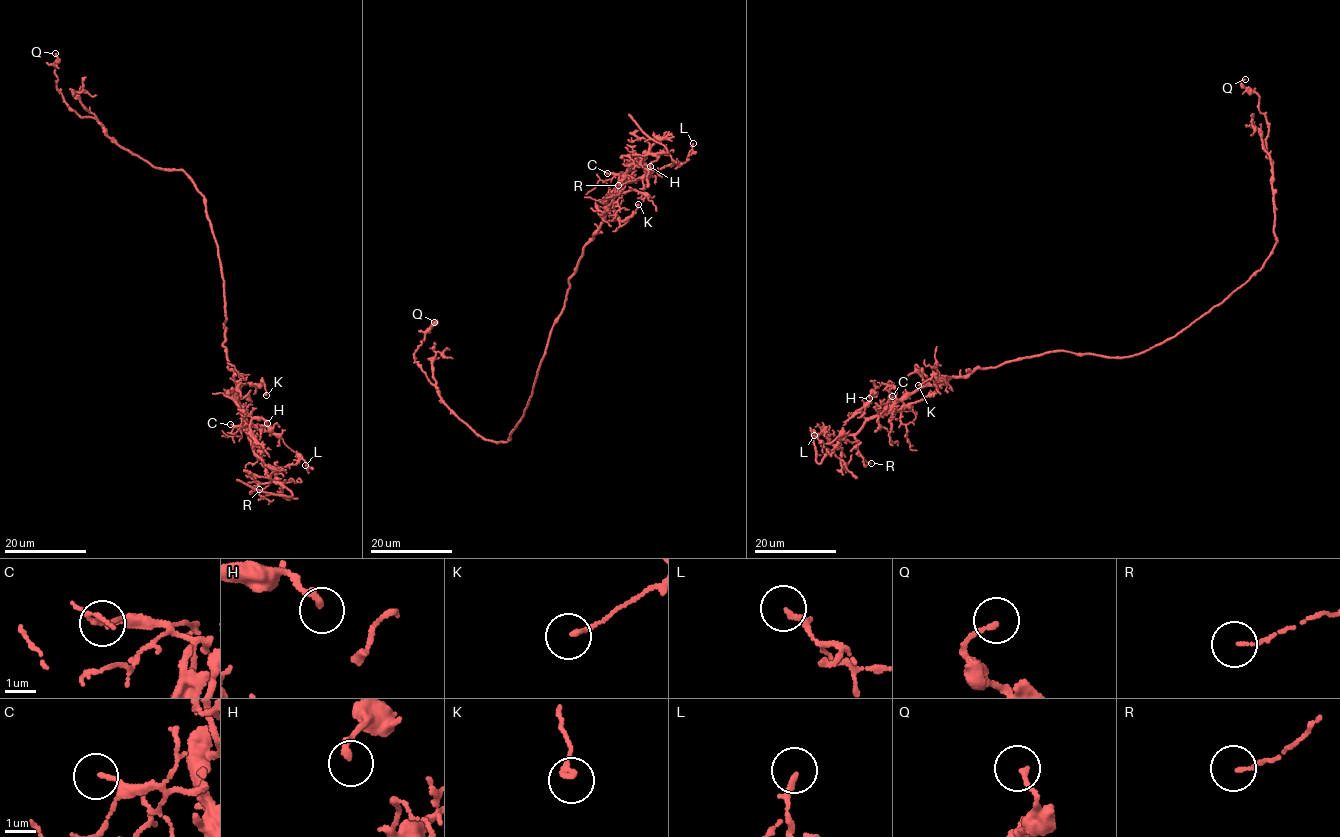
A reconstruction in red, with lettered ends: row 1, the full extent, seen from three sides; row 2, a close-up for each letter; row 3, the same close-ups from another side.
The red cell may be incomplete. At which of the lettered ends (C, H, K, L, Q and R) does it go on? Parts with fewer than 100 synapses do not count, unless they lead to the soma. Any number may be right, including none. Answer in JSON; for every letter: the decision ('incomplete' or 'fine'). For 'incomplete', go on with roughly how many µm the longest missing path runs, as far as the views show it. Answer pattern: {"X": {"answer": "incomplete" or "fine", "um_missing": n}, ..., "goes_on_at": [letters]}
{"C": {"answer": "fine"}, "H": {"answer": "fine"}, "K": {"answer": "fine"}, "L": {"answer": "fine"}, "Q": {"answer": "fine"}, "R": {"answer": "fine"}, "goes_on_at": []}

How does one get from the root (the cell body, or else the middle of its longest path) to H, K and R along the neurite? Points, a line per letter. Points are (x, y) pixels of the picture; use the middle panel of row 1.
H: (541, 360), (552, 326), (564, 307), (570, 277), (583, 247), (603, 219), (606, 199), (634, 160), (650, 166)
K: (541, 360), (552, 326), (564, 307), (570, 277), (583, 247), (605, 220), (623, 220), (636, 211), (638, 204)
R: (541, 360), (570, 277), (603, 219), (606, 199), (626, 170), (641, 165), (645, 174), (618, 185)

